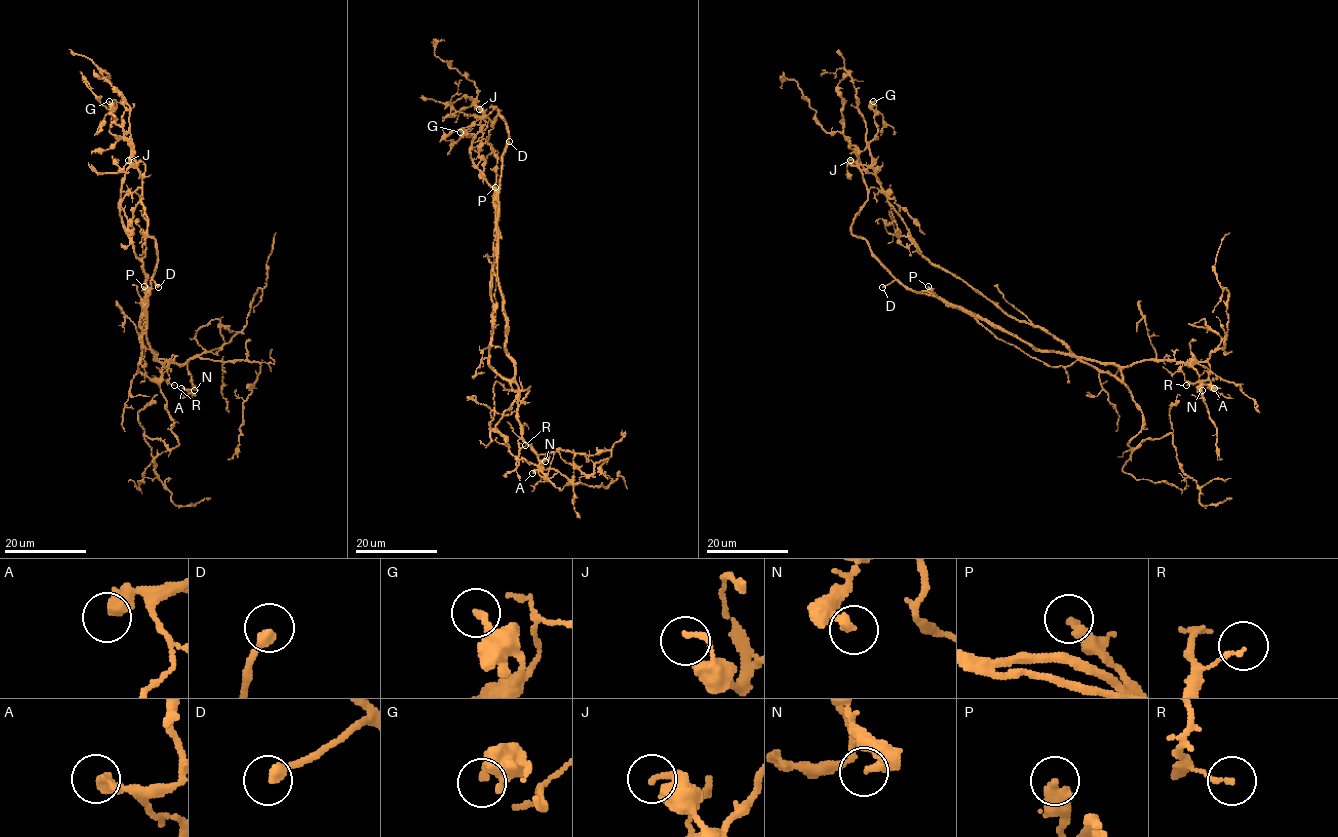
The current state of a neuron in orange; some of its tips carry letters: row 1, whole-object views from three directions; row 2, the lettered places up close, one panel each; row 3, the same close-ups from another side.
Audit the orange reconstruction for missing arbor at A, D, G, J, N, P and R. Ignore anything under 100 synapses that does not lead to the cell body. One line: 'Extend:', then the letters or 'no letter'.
Extend: D

